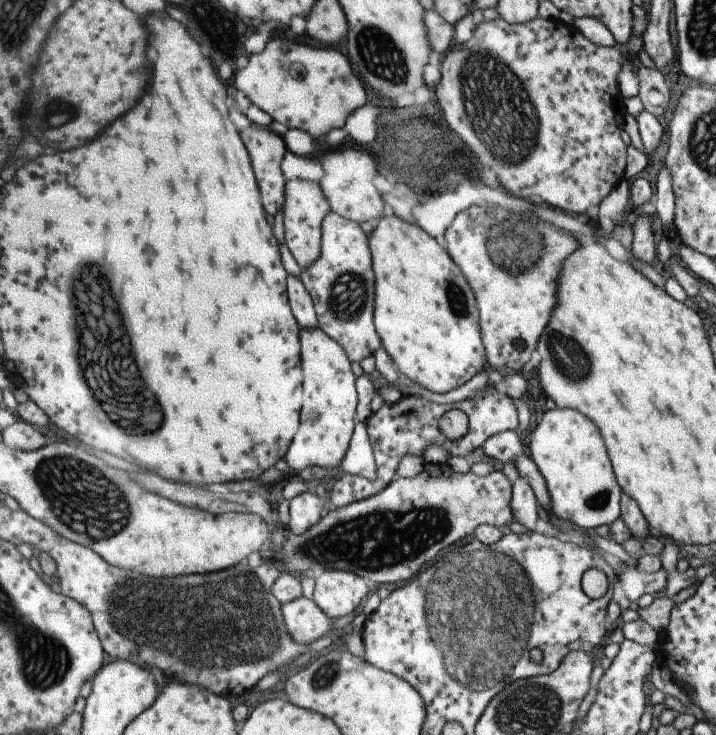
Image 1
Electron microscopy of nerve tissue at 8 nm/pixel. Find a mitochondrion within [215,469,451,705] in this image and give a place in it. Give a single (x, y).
(324, 675)

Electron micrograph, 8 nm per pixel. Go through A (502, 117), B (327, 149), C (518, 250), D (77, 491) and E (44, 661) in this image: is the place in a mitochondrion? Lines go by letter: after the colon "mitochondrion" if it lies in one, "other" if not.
A: mitochondrion
B: other
C: mitochondrion
D: mitochondrion
E: mitochondrion

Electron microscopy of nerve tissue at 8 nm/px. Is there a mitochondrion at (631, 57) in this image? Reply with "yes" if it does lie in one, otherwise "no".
no

